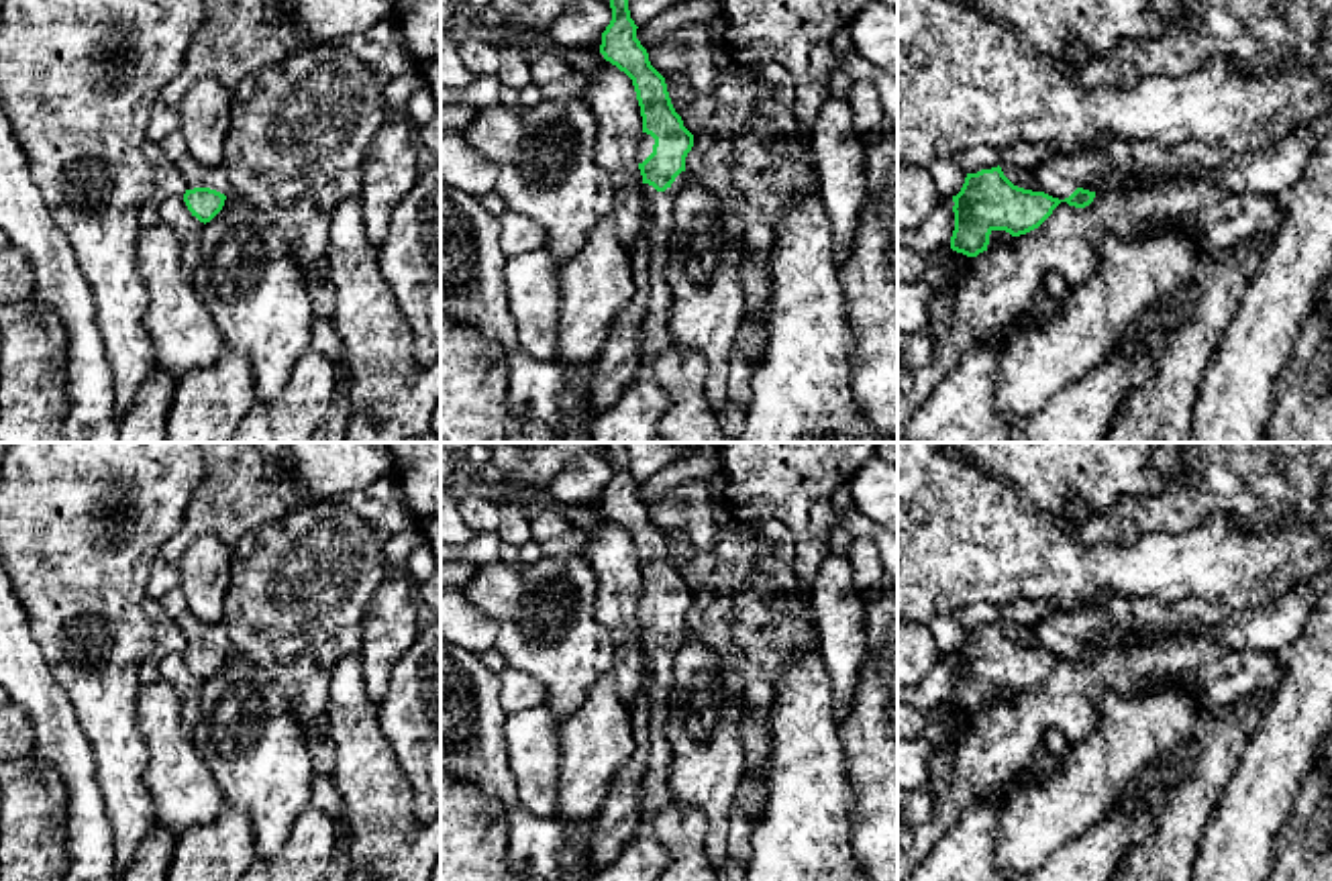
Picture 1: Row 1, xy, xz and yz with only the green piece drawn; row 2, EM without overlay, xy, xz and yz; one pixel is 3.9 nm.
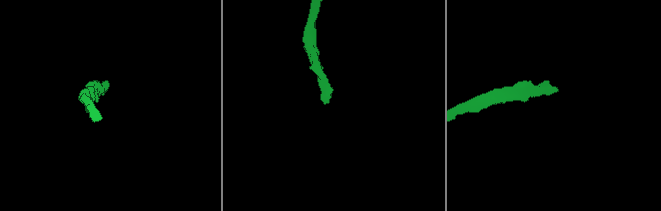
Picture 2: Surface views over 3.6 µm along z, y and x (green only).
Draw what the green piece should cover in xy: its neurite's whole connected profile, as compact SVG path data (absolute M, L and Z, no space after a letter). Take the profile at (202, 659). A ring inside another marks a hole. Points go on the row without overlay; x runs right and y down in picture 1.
M184 610L175 618L175 626L182 630L188 644L184 651L188 667L200 679L210 679L222 667L226 653L233 651L224 622L206 624L190 610Z

